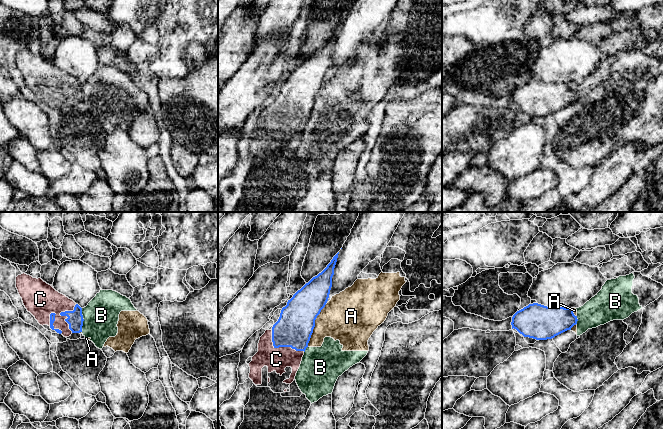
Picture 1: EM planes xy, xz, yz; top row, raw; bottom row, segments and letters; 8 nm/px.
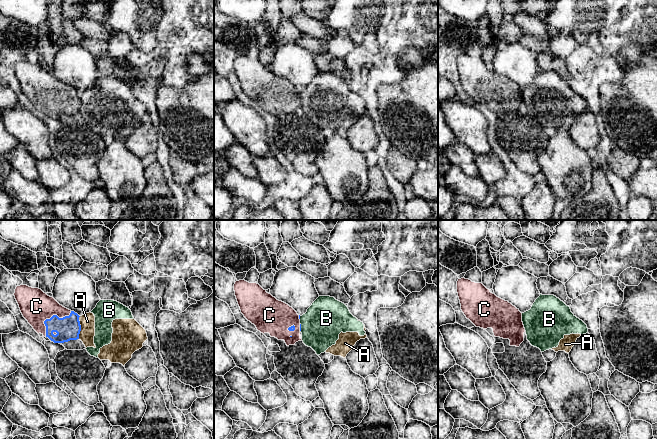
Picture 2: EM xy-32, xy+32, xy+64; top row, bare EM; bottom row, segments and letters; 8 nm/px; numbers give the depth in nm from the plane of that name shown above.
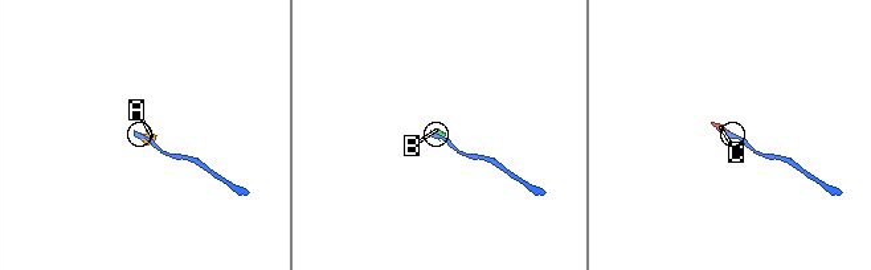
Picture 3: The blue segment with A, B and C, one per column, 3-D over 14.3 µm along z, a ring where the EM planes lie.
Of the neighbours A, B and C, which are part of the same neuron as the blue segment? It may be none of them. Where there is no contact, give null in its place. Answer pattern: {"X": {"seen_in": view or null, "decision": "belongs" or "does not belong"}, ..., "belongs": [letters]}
{"A": {"seen_in": "xz", "decision": "does not belong"}, "B": {"seen_in": "xy", "decision": "does not belong"}, "C": {"seen_in": "xz", "decision": "belongs"}, "belongs": ["C"]}

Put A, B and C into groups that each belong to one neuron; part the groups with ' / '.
A B / C

